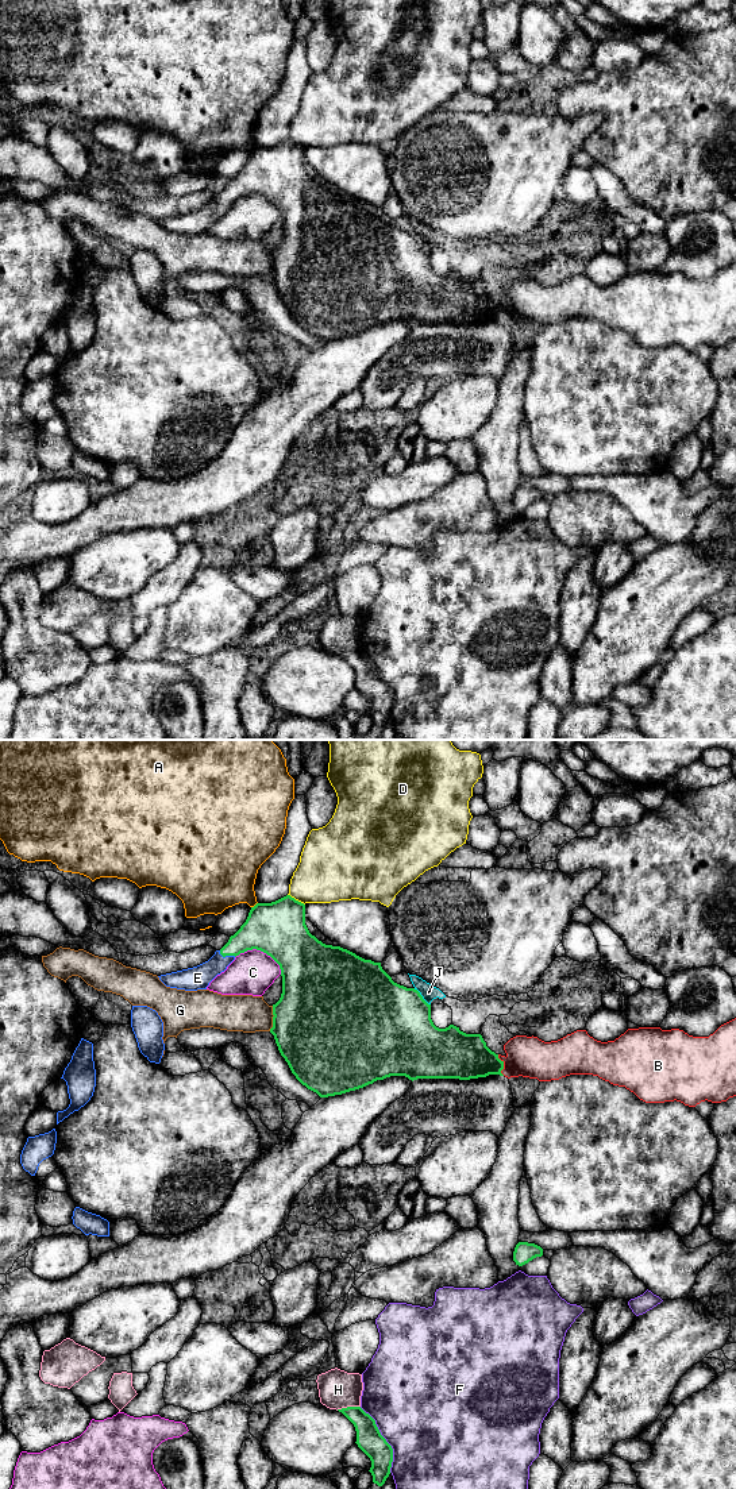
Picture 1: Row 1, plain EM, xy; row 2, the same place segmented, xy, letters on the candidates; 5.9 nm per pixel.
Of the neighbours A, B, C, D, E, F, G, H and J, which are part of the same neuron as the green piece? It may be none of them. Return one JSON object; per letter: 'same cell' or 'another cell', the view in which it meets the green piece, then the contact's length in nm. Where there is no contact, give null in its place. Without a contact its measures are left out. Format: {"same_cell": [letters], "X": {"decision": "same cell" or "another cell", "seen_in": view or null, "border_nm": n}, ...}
{"same_cell": ["E"], "A": {"decision": "another cell", "seen_in": "xy", "border_nm": 50}, "B": {"decision": "another cell", "seen_in": "xy", "border_nm": 130}, "C": {"decision": "another cell", "seen_in": "xy", "border_nm": 300}, "D": {"decision": "another cell", "seen_in": "xy", "border_nm": 120}, "E": {"decision": "same cell", "seen_in": "xy", "border_nm": 110}, "F": {"decision": "another cell", "seen_in": "xy", "border_nm": 440}, "G": {"decision": "another cell", "seen_in": "xy", "border_nm": 150}, "H": {"decision": "another cell", "seen_in": "xy", "border_nm": 150}, "J": {"decision": "another cell", "seen_in": "xy", "border_nm": 140}}

